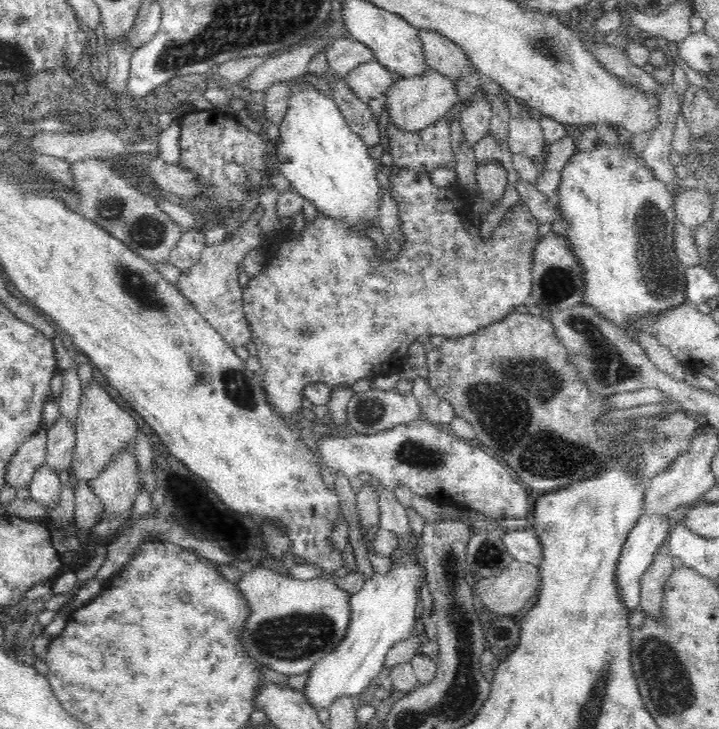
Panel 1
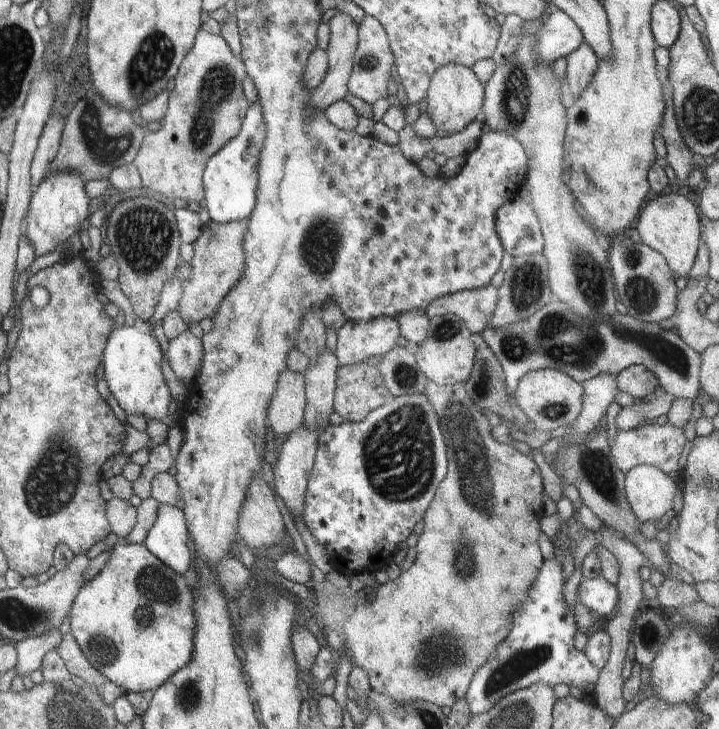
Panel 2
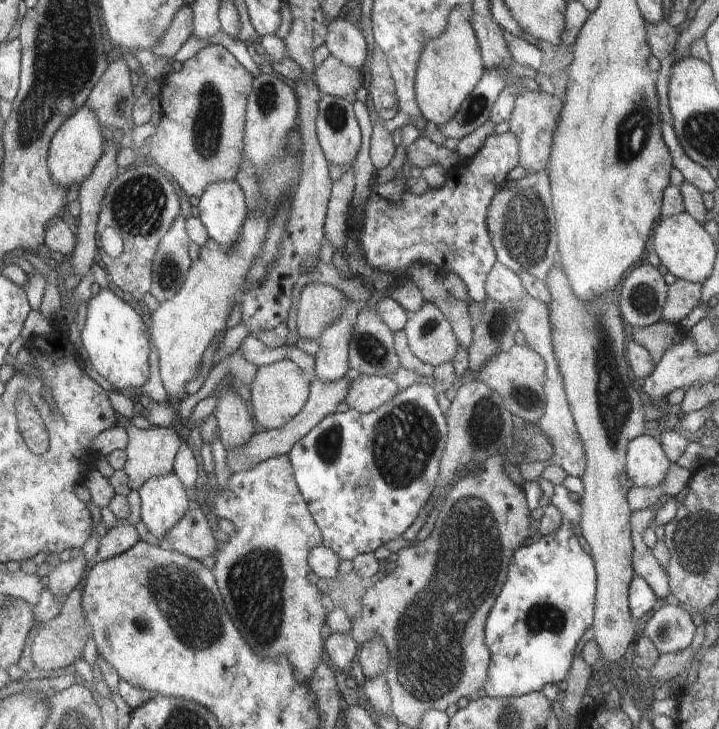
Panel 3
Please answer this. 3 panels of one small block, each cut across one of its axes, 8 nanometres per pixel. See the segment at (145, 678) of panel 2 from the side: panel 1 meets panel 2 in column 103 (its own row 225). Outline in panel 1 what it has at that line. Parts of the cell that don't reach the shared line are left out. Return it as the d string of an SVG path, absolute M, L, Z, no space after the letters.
M628 140L628 145L623 143L620 148L615 148L608 143L597 144L590 151L577 151L574 153L565 164L561 174L559 190L559 202L557 202L557 208L561 211L562 220L568 223L567 235L568 241L570 241L570 247L572 247L572 253L578 257L580 265L584 267L584 298L582 298L582 305L590 305L594 307L604 319L608 319L610 323L624 329L624 333L630 335L632 341L635 340L635 336L638 333L642 333L641 330L635 330L633 328L633 322L640 317L649 317L650 315L659 315L670 307L677 307L685 302L686 298L686 277L684 278L684 272L678 272L678 270L665 270L664 266L668 266L666 262L672 262L676 260L675 254L675 223L676 208L674 206L673 198L675 195L670 193L668 185L664 184L661 180L655 177L655 174L650 170L643 162L641 162L640 151L631 146Z

